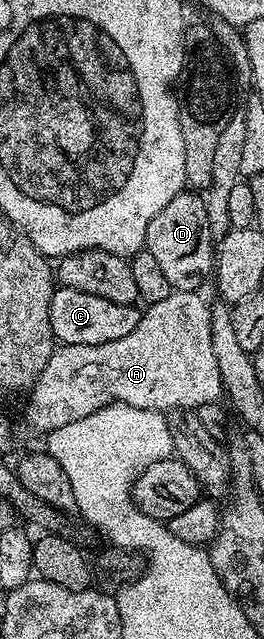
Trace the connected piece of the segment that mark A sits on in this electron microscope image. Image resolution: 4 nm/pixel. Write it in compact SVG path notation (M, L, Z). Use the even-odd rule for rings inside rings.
M171 291L168 298L164 298L164 302L156 302L149 305L142 312L140 322L136 322L136 330L132 330L132 334L126 335L124 338L116 338L116 342L104 342L100 346L76 346L75 344L63 344L55 347L52 358L48 358L48 366L44 366L44 370L34 380L32 387L29 389L30 397L26 400L26 420L41 434L48 434L52 430L60 426L66 426L73 422L84 418L88 414L92 414L100 408L113 405L117 402L119 405L132 408L142 407L144 410L152 410L153 412L169 413L169 408L174 410L195 410L202 403L212 403L221 401L224 396L224 387L222 385L222 375L220 374L220 366L216 362L216 354L212 350L212 318L210 317L211 305L206 304L206 300L202 294L198 292L179 292Z

